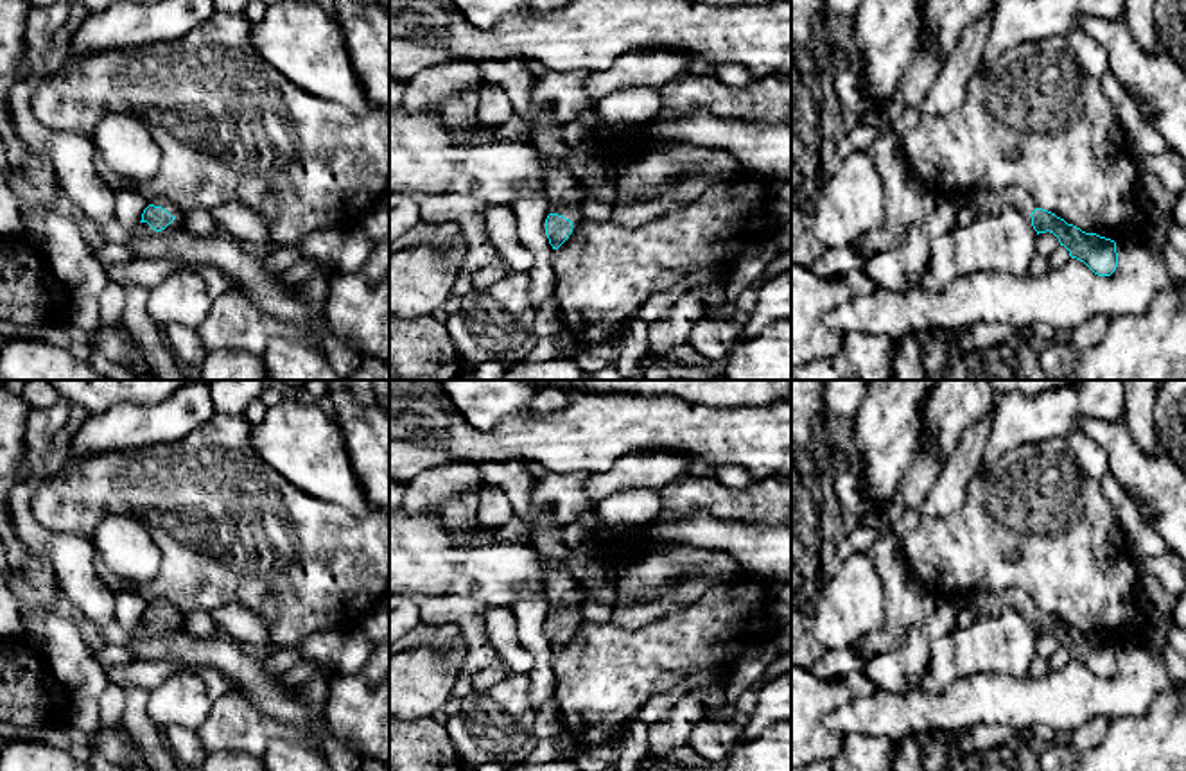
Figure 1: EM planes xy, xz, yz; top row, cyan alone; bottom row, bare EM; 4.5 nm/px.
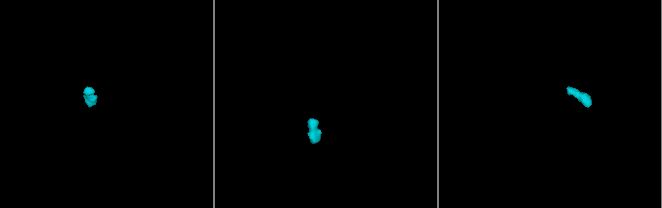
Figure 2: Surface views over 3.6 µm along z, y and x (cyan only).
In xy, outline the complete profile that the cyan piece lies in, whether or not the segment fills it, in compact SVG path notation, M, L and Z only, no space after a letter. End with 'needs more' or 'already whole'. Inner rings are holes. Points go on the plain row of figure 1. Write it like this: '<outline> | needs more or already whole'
M165 599L149 601L140 624L147 624L154 633L165 631L176 620L176 613Z | needs more

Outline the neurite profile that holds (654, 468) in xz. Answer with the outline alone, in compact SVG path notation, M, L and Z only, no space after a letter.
M662 450L624 454L608 472L589 473L583 489L594 504L632 489L662 491L687 475L689 461L687 455Z

